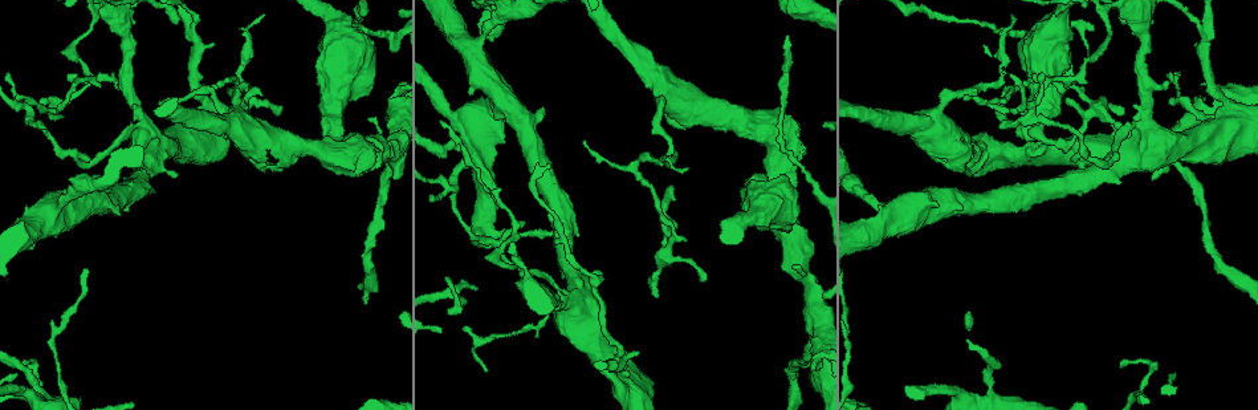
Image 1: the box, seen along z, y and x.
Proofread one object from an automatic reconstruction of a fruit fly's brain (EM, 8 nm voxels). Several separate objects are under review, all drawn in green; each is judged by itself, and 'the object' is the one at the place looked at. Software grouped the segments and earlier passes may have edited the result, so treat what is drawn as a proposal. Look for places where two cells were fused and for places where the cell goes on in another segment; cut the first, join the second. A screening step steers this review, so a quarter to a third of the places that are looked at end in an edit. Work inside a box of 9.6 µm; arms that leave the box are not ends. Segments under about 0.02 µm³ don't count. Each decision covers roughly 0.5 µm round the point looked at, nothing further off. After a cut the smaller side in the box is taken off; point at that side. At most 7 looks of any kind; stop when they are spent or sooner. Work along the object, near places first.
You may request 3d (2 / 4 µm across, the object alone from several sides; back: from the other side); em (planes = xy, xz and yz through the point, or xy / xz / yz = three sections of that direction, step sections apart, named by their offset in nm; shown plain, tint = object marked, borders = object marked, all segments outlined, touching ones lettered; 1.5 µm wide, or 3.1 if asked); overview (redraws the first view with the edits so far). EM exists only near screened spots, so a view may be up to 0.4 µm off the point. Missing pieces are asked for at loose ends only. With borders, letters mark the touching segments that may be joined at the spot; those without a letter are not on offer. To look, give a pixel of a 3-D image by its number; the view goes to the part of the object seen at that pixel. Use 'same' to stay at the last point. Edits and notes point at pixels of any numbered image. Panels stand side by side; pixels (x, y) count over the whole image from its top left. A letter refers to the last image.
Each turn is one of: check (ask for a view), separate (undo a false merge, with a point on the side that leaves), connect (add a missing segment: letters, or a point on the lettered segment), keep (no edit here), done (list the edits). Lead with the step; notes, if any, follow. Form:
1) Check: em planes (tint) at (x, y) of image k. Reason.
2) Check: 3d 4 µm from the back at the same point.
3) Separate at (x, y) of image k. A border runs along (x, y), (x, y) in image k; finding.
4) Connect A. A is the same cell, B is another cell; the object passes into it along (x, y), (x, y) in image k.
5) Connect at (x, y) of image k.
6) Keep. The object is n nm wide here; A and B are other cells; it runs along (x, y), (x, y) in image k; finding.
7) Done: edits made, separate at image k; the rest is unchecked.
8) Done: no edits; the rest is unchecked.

Check: 3d 2 µm at (585, 142) of image 1. Free end.

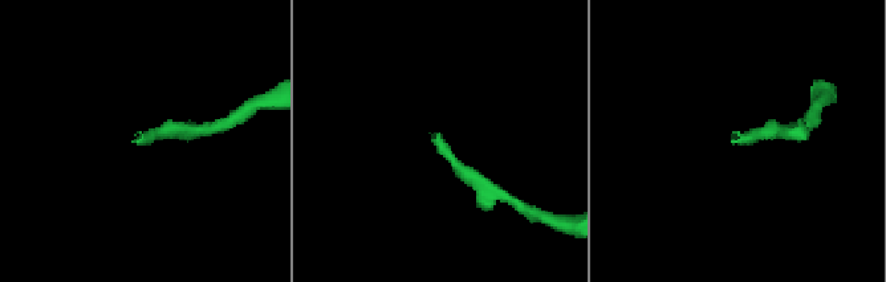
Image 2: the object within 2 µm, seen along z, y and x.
Check: em planes (plain) at (435, 139) of image 2.

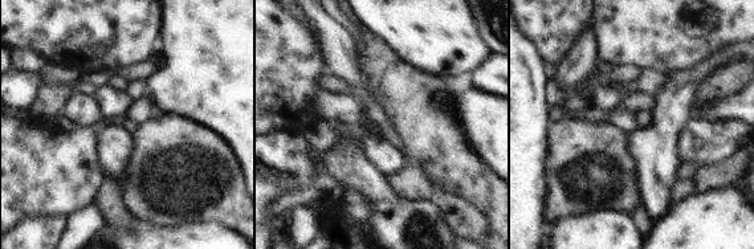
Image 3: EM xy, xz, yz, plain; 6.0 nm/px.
Check: em planes (borders) at the same point. See the neighbours.

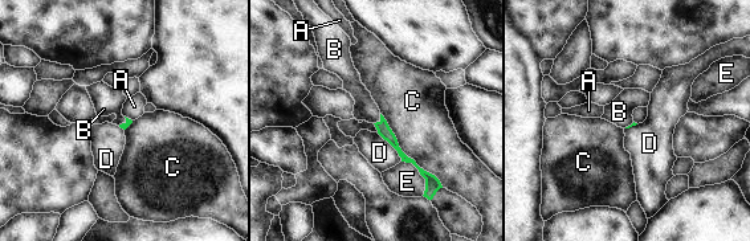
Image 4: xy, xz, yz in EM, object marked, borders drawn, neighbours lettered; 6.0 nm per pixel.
Connect B. The longest contact is with C, 600 nm; B is the same cell, A, C, D and E are other cells; it goes on there.

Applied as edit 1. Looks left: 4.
Check: overview.

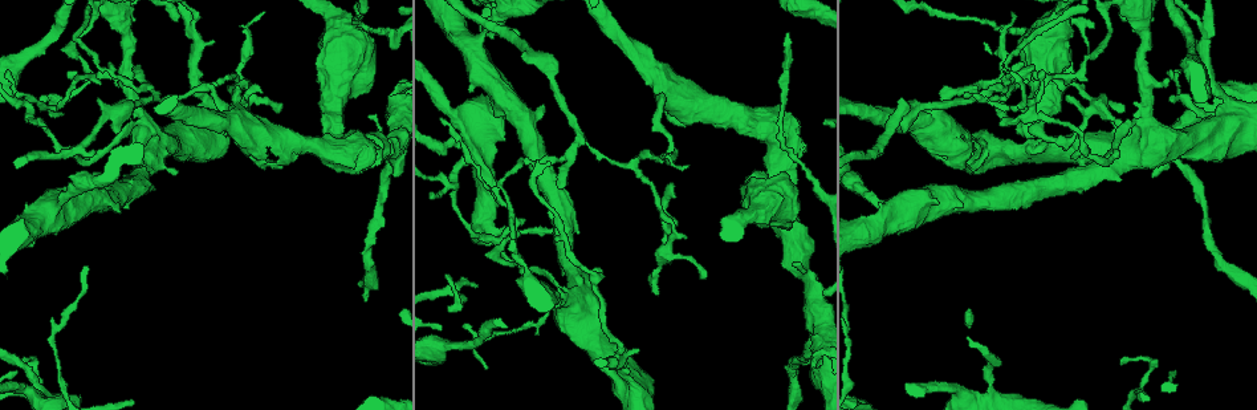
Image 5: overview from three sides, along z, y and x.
Check: 3d 2 µm at (1097, 105) of image 5. Abrupt turn.

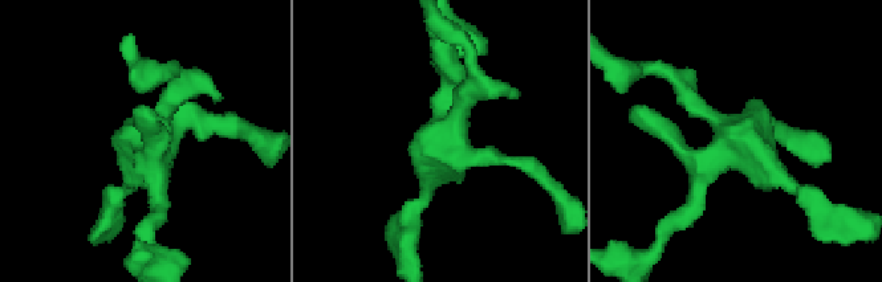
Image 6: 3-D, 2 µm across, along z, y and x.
Check: em planes (tint) at (448, 135) of image 6.

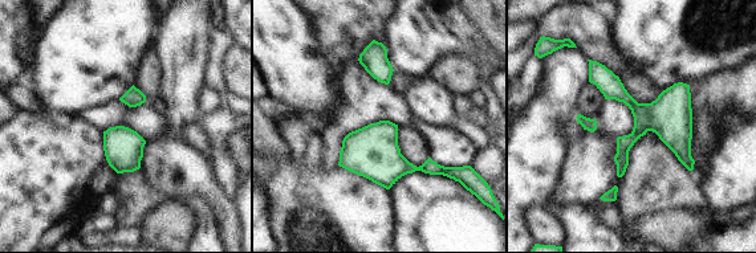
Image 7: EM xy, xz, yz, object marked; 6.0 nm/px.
Check: em planes (borders) at the same point. What lies round it.

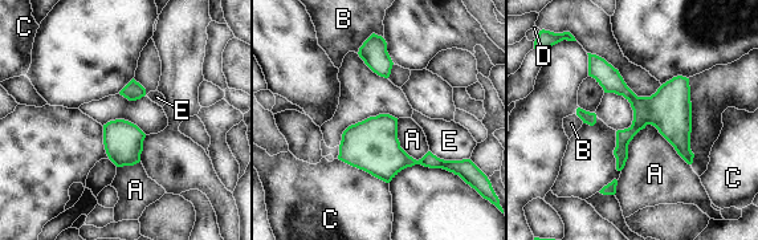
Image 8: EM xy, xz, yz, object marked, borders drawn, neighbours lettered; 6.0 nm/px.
Keep. The object is 110 nm wide here; A, B, C, D and E are other cells; it runs along (599, 62), (680, 139), (689, 159) in image 8; continuous, no second cell.

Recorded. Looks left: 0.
Done: edits made, connect at image 4; the rest is unchecked.

